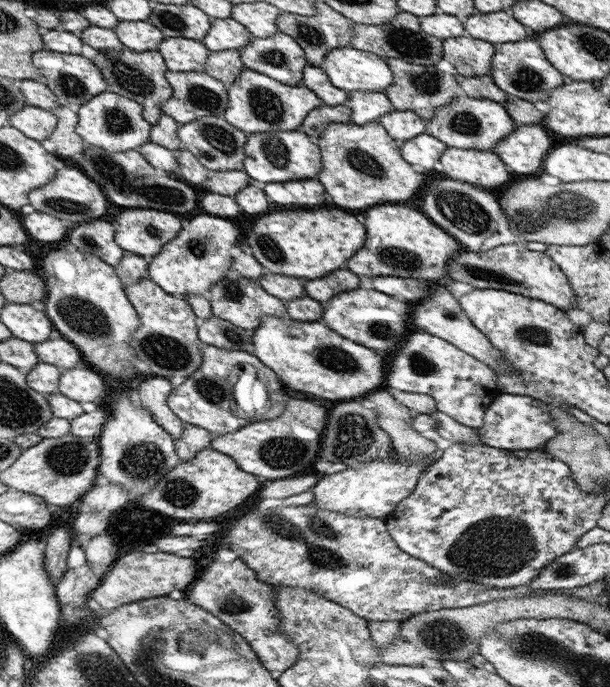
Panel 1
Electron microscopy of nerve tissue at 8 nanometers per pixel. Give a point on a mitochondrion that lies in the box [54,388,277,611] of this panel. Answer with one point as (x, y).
(140, 460)

